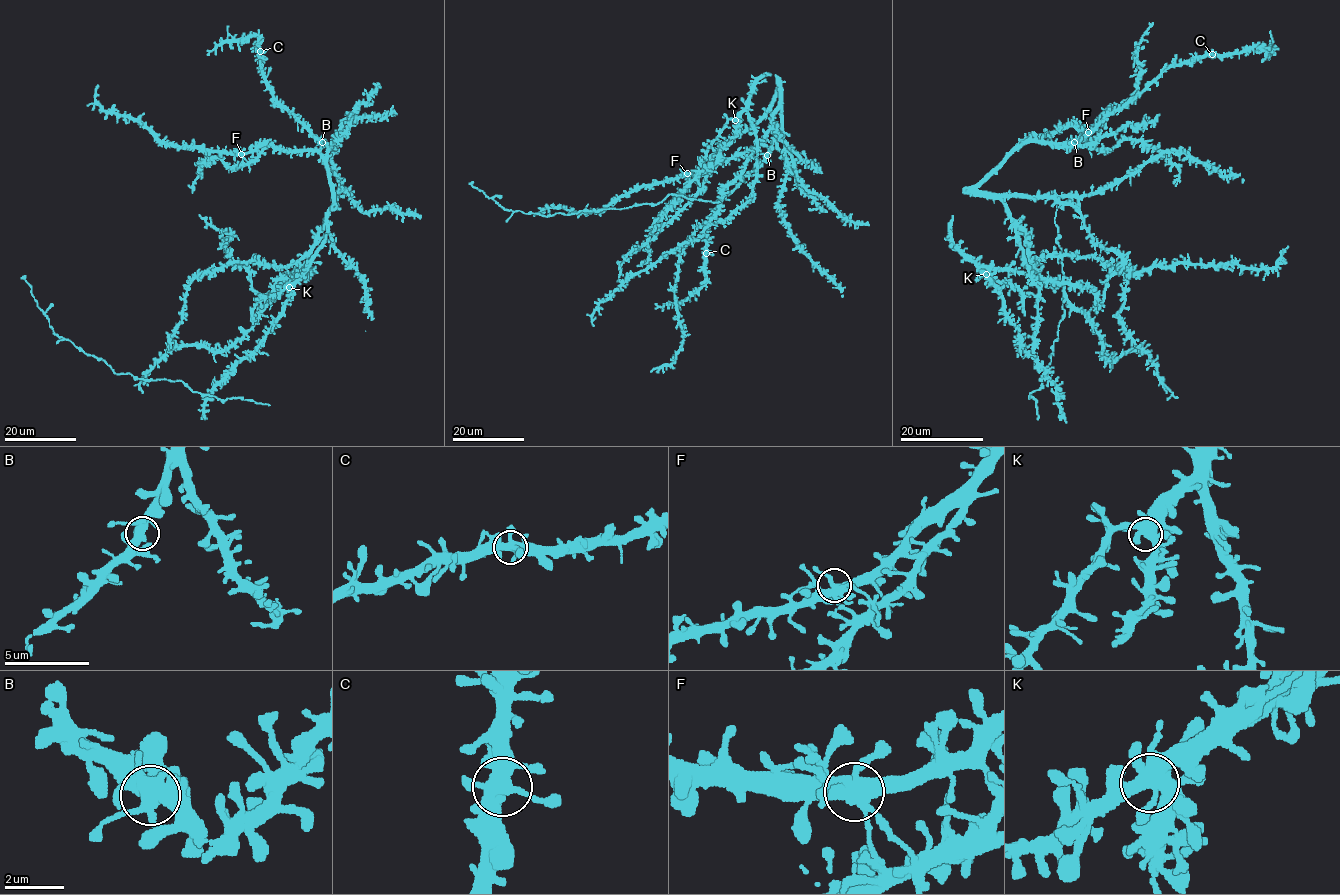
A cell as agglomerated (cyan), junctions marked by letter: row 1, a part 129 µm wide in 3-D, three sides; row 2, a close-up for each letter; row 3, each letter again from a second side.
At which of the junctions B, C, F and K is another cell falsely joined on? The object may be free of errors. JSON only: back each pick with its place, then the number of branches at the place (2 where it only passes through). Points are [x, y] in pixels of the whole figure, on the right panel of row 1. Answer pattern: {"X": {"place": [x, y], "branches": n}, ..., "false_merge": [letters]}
{"F": {"place": [1088, 132], "branches": 8}, "false_merge": ["F"]}

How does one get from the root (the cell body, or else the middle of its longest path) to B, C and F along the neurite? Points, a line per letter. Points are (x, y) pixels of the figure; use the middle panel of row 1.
B: (756, 143), (753, 158), (754, 147), (770, 129), (779, 86), (771, 107), (774, 138), (767, 155)
C: (756, 143), (753, 158), (754, 147), (770, 129), (779, 86), (771, 107), (772, 150), (709, 217), (706, 253)
F: (756, 143), (753, 158), (754, 147), (770, 129), (772, 114), (779, 105), (779, 86), (768, 112), (686, 173)

